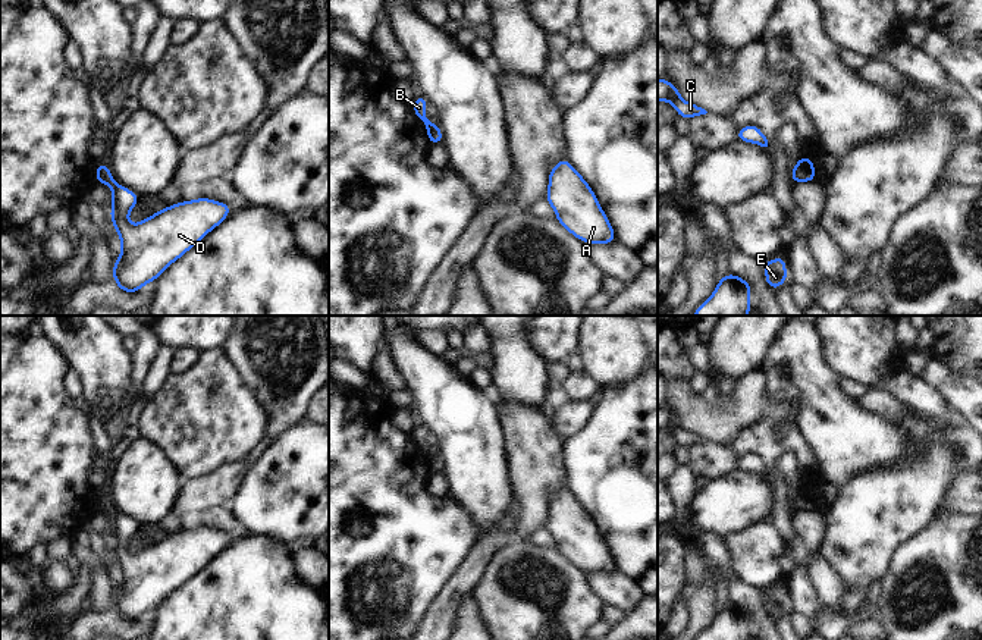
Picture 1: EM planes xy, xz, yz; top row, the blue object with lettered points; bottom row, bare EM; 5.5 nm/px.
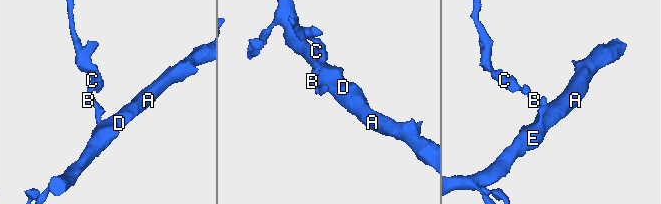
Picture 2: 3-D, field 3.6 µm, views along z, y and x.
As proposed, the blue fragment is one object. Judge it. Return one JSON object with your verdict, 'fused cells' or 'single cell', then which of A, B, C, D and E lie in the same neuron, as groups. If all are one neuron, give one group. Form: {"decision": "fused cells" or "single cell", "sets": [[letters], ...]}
{"decision": "fused cells", "sets": [["A", "D", "E"], ["B", "C"]]}

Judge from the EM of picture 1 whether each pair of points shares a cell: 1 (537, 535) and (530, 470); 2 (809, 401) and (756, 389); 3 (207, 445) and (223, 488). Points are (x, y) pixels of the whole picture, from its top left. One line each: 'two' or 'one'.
1: two
2: two
3: two

